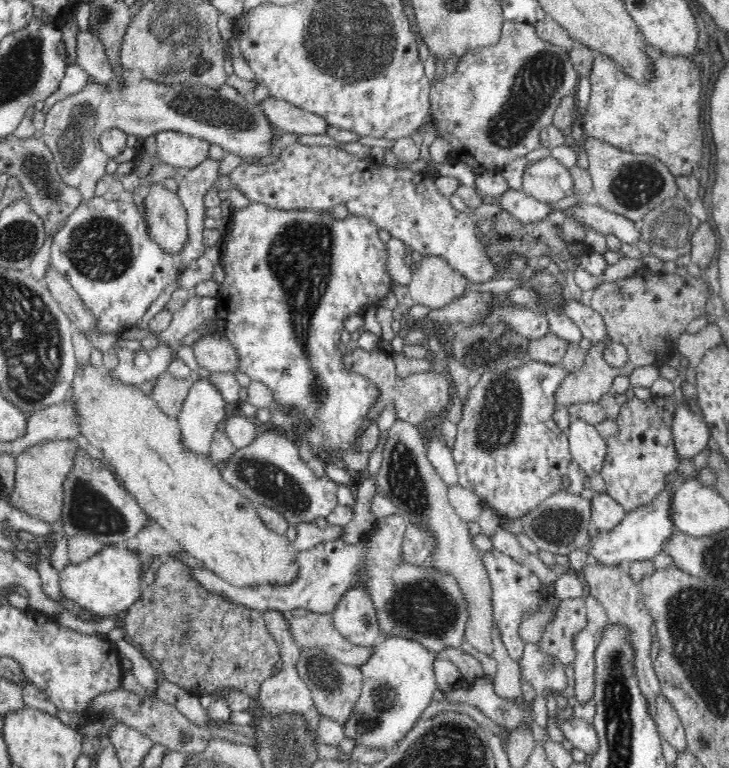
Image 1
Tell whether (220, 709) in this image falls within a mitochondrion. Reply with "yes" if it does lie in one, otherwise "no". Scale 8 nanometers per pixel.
no

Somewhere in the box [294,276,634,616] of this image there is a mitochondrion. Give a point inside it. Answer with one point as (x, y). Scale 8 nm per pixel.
(497, 426)

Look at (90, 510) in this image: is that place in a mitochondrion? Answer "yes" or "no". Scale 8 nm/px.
yes

